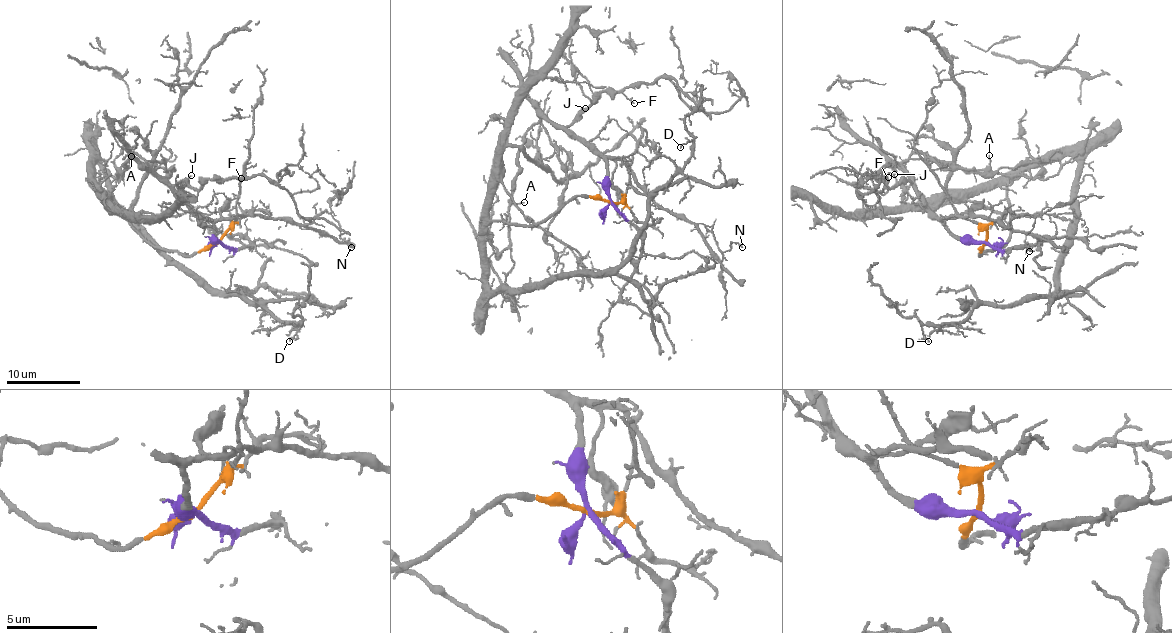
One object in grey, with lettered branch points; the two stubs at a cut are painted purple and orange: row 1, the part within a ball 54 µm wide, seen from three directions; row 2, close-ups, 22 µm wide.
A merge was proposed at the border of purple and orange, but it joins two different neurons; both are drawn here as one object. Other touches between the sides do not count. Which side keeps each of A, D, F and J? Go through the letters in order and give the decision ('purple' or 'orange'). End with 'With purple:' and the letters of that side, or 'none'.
A: purple
D: orange
F: purple
J: purple
With purple: A, F, J

